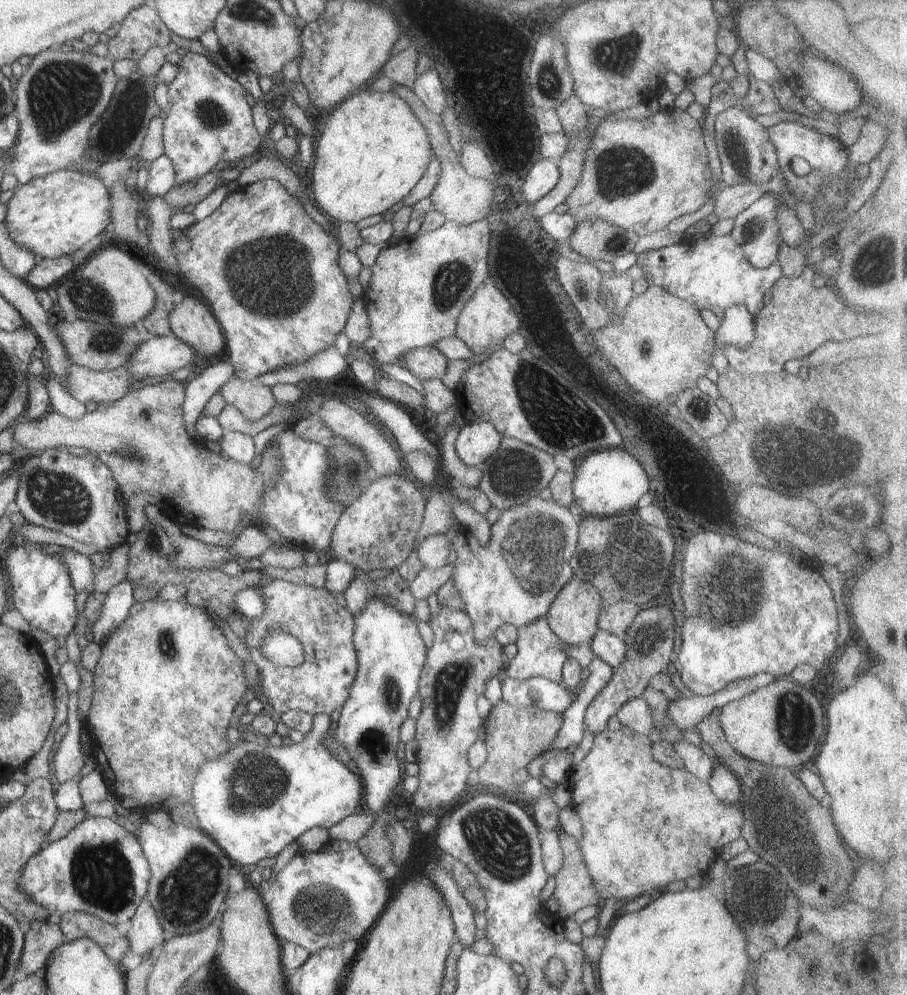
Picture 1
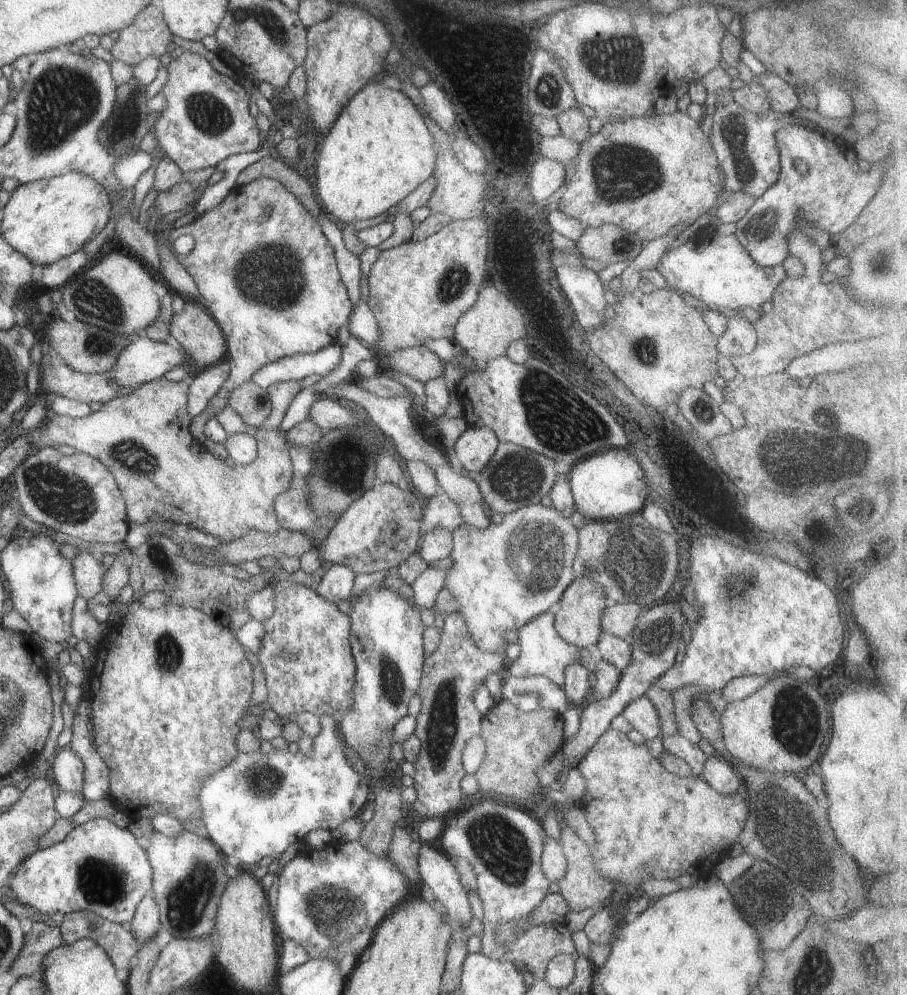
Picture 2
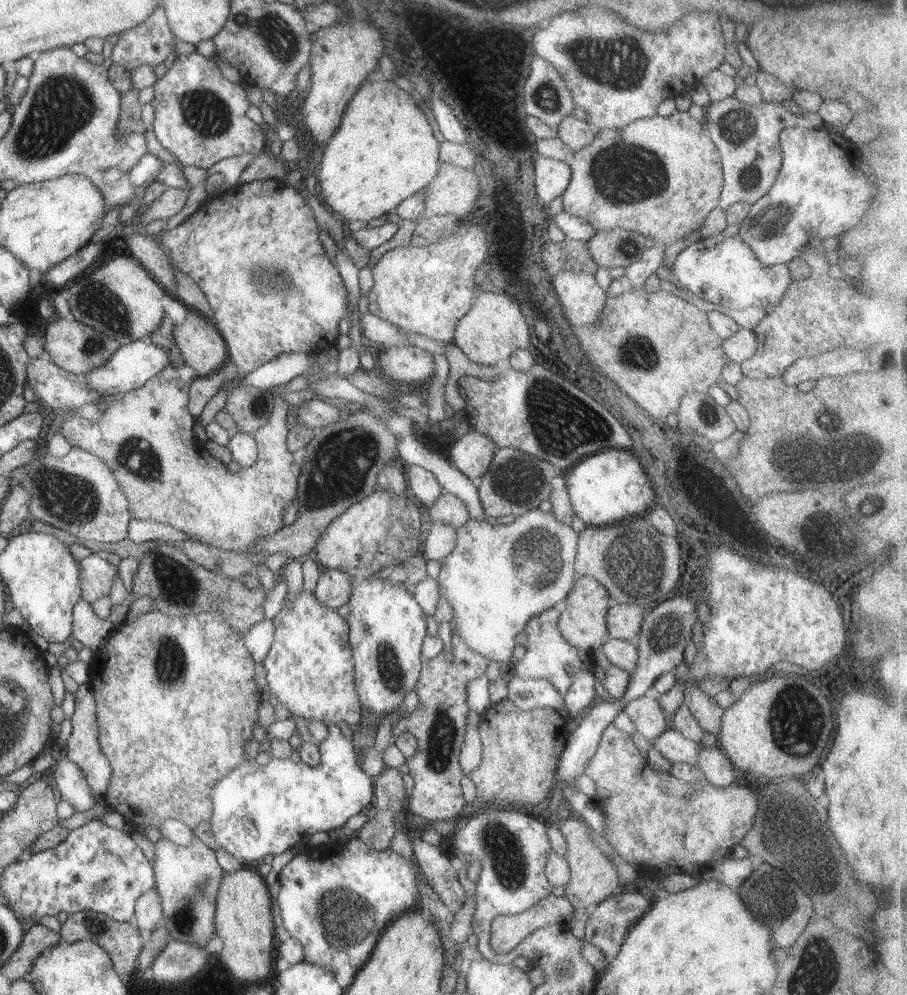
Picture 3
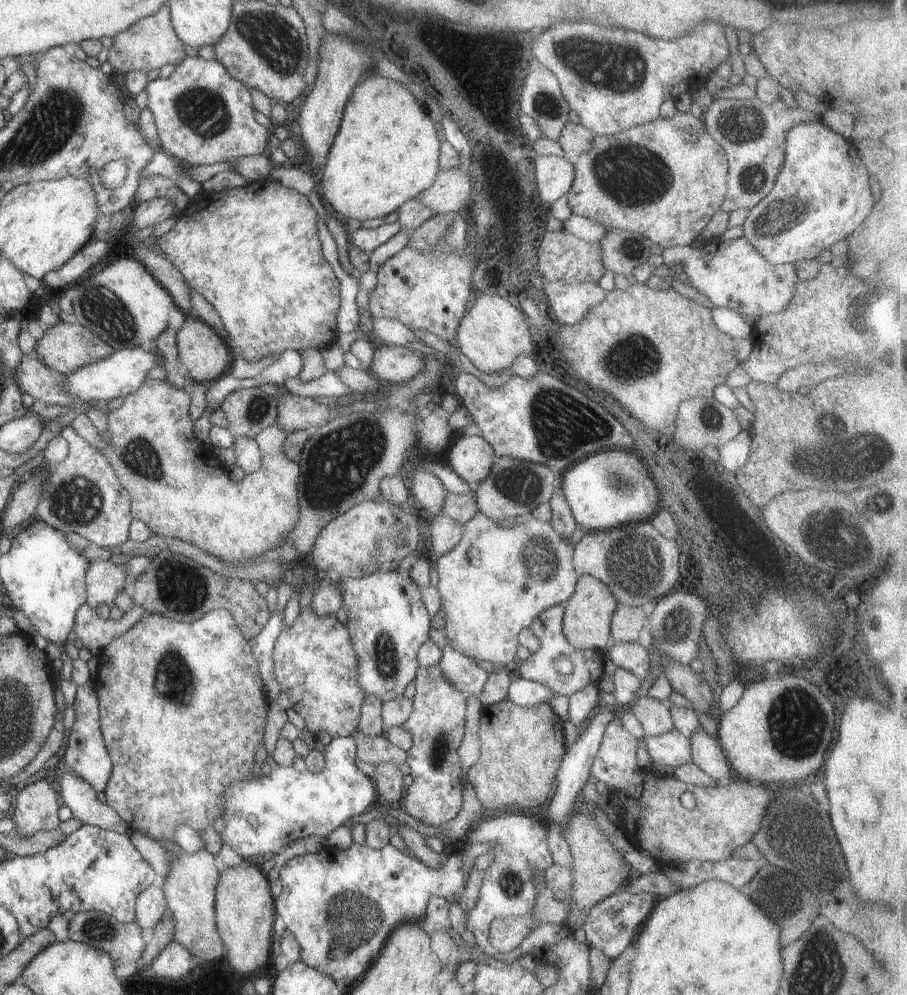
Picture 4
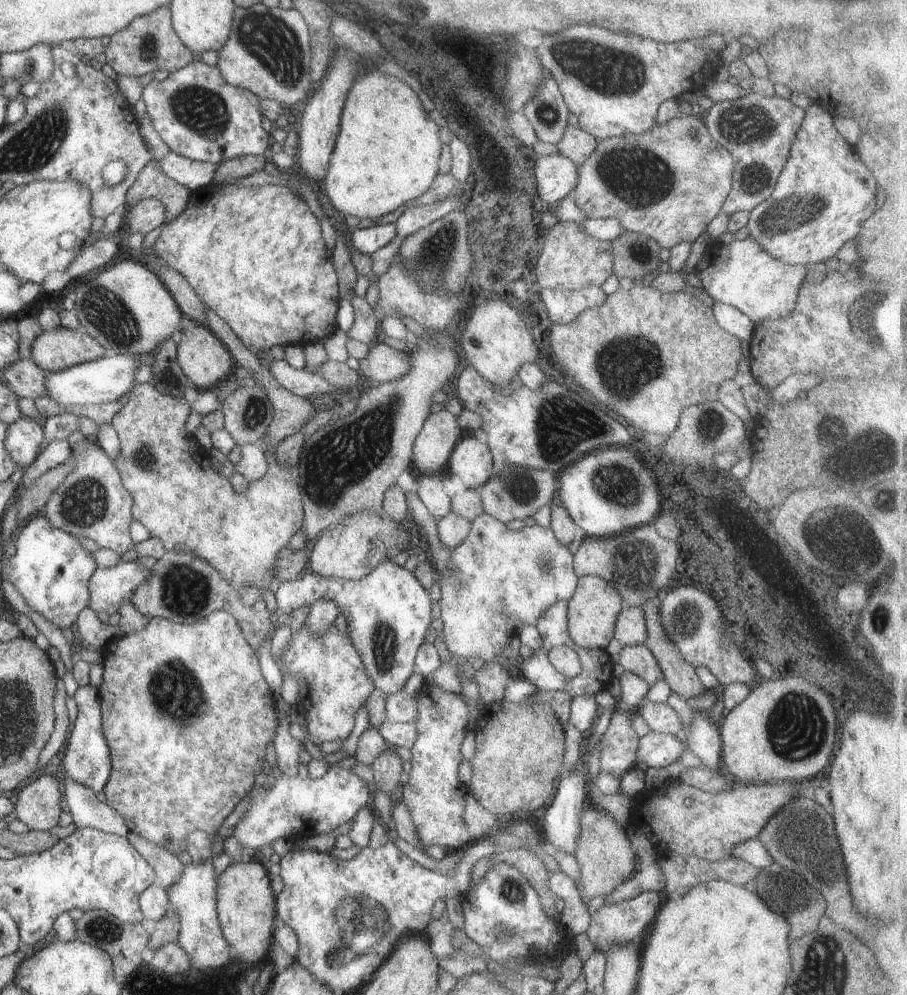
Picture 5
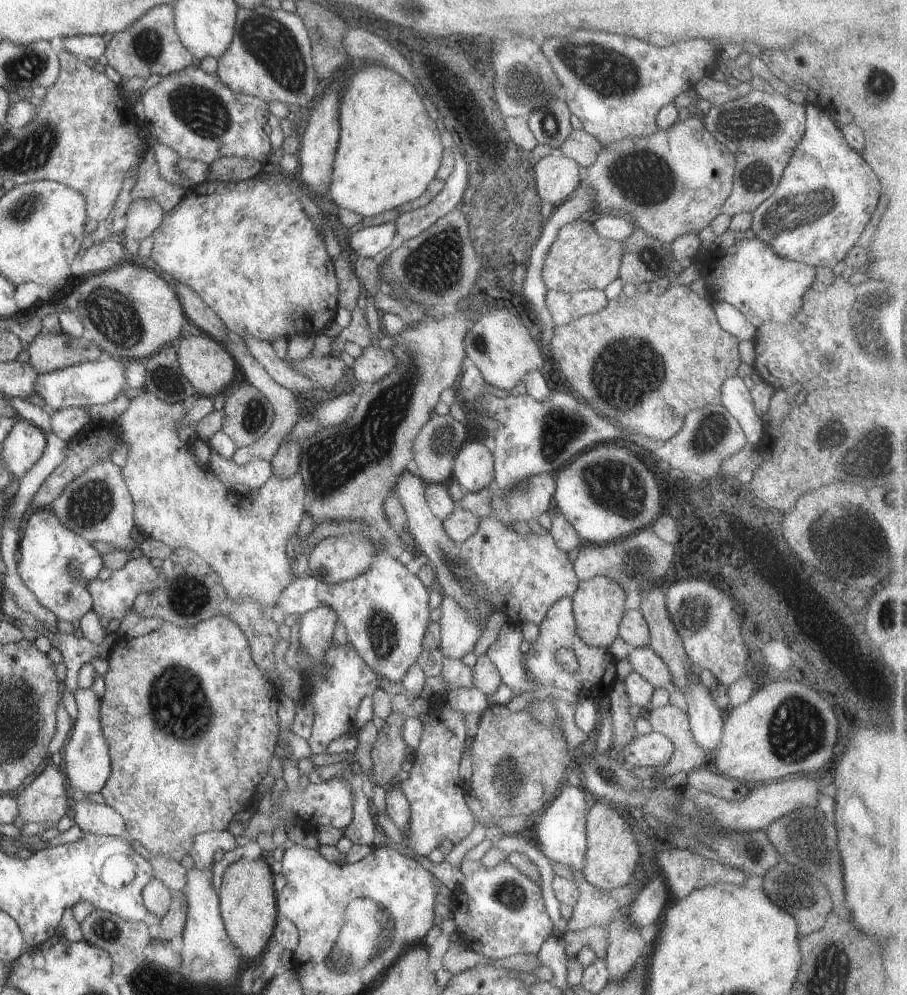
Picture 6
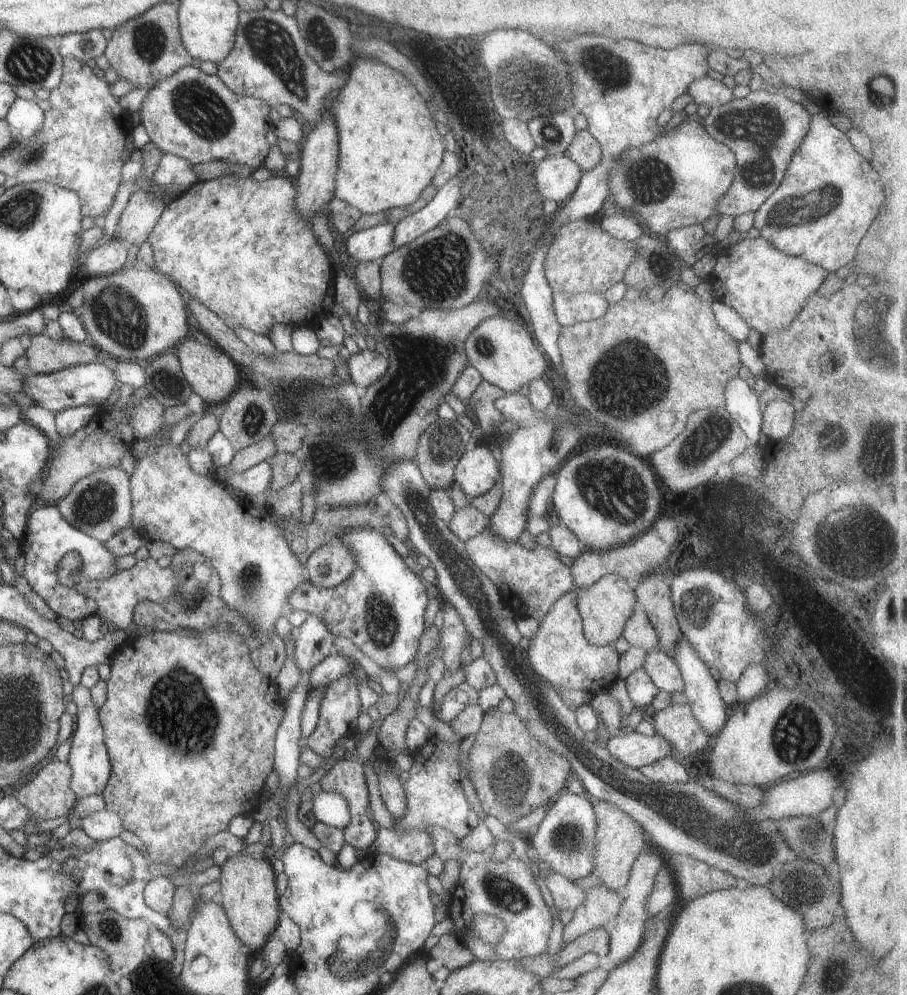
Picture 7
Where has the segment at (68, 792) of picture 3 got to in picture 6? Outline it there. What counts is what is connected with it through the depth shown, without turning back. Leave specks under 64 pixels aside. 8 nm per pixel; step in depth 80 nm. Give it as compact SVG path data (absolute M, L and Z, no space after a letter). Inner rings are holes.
M75 793L73 812L73 821L80 826L84 833L122 838L128 836L122 816L104 803L91 802L87 800L87 796Z

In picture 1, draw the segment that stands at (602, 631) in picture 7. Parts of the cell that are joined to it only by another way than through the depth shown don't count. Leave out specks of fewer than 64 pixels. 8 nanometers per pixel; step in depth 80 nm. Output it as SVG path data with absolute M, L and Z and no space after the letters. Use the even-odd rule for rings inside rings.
M574 577L556 595L550 610L545 615L550 628L564 645L573 644L588 648L588 646L591 646L594 635L600 629L597 622L603 604L603 596L600 596L599 590L593 584L588 584L588 581Z

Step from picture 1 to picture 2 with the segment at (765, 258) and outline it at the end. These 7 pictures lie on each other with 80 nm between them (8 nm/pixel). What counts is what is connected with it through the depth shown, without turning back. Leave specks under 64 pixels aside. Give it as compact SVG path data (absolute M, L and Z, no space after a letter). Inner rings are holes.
M790 125L776 131L777 147L781 171L778 180L768 187L758 197L746 215L737 222L737 231L734 233L742 246L760 266L775 267L781 265L789 256L789 236L797 228L798 218L808 220L818 230L824 230L830 237L844 241L853 224L858 221L862 211L878 192L882 182L883 172L881 167L870 168L858 160L853 144L843 139L840 135L833 135L828 131L809 129L806 126ZM802 160L807 166L806 172L796 169L796 162Z

